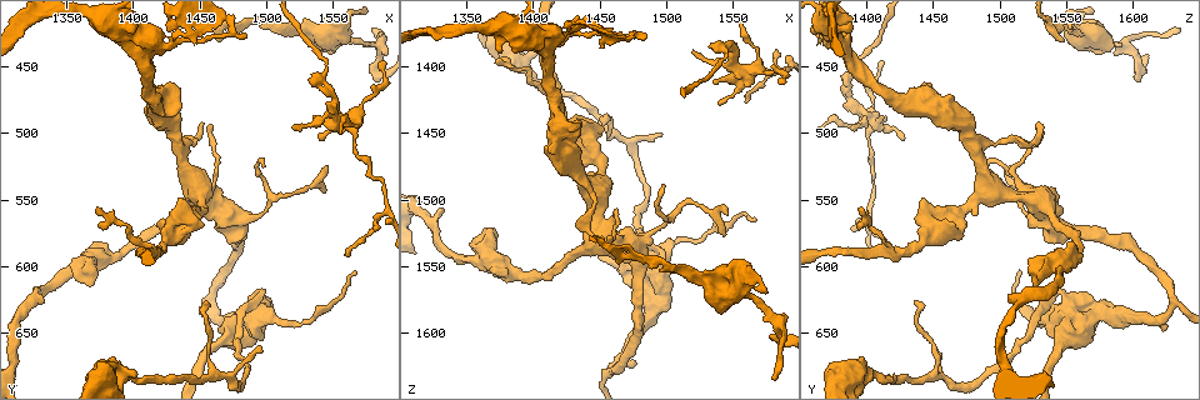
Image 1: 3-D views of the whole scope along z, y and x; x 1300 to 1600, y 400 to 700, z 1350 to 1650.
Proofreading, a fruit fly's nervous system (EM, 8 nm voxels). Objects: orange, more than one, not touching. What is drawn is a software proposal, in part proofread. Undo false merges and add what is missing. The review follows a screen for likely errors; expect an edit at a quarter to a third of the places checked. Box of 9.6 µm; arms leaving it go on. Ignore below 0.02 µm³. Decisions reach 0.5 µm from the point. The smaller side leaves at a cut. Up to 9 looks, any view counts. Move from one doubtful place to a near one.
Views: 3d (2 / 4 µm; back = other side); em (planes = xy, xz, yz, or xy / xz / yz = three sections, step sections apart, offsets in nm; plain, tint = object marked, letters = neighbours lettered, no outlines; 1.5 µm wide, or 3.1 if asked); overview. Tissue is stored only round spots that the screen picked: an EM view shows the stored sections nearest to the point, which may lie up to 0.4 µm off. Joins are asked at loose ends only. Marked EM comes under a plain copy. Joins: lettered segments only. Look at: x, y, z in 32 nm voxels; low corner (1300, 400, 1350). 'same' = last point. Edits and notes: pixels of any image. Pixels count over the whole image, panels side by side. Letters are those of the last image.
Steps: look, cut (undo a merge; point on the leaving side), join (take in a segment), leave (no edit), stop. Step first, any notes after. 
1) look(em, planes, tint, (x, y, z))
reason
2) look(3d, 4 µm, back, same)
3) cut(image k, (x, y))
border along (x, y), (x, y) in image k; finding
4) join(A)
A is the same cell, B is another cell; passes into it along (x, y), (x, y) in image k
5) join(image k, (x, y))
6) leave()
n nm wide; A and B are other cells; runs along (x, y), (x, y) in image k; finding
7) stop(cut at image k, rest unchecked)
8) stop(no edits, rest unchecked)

look(em, planes, letters, (1458, 500, 1532))
touches itself

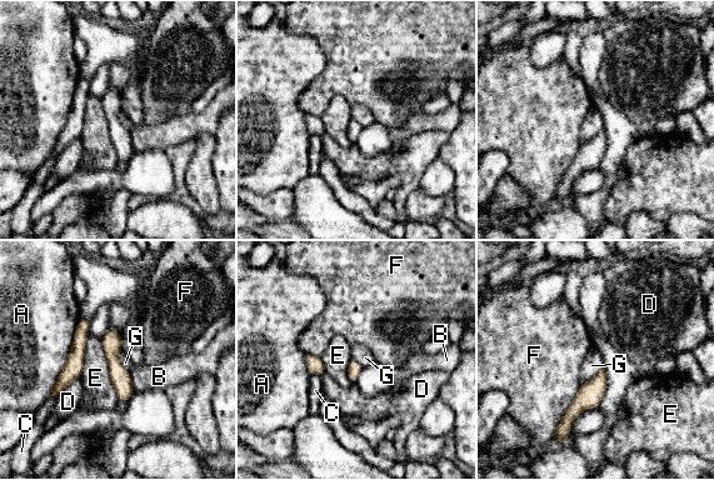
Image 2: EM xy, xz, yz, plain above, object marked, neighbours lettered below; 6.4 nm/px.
leave()
A, B, C, D, E, F and G are other cells; border along (79, 376), (56, 395) in image 2; continuous, no second cell

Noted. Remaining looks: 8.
look(3d, 4 µm, back, (1518, 498, 1388))
tapers out

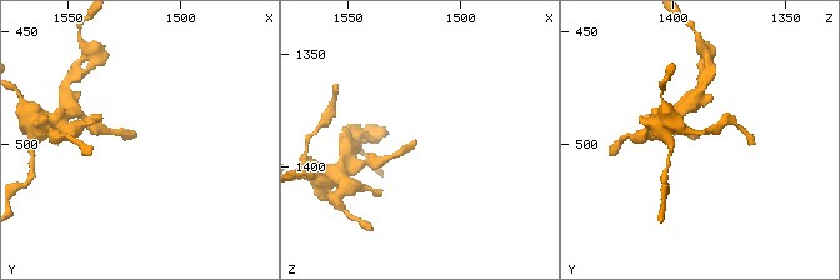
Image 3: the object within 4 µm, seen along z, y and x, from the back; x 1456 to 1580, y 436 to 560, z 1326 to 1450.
look(em, planes, letters, (1519, 497, 1388))

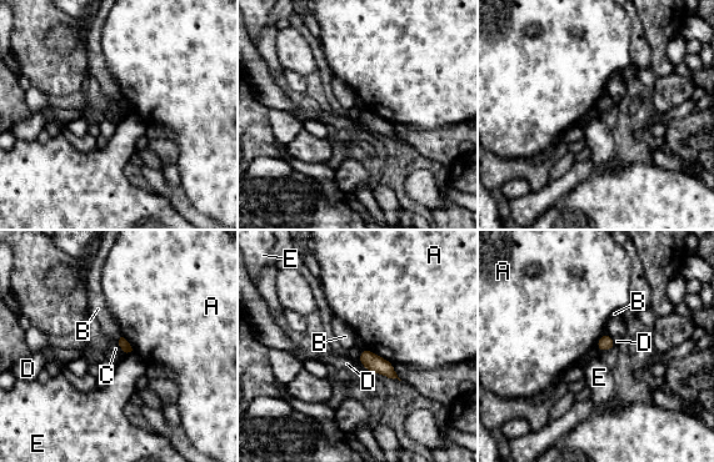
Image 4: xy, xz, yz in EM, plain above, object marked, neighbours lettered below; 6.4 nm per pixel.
leave()
A, B, C, D and E are other cells; border along (118, 342), (123, 350) in image 4; no lettered segment goes on from it

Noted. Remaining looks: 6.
look(em, planes, letters, (1494, 660, 1450))
an open end

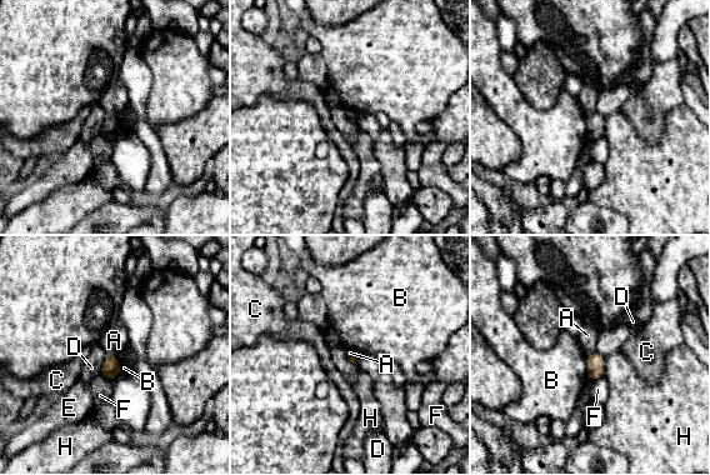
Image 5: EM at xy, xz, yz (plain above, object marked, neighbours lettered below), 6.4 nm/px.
leave()
A, B, C, D, E, F and H are other cells; border along (106, 354), (115, 354), (118, 356) in image 5; none of them fits

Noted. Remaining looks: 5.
look(em, xy, step 4, tint, (1498, 618, 1540))
calibre changes

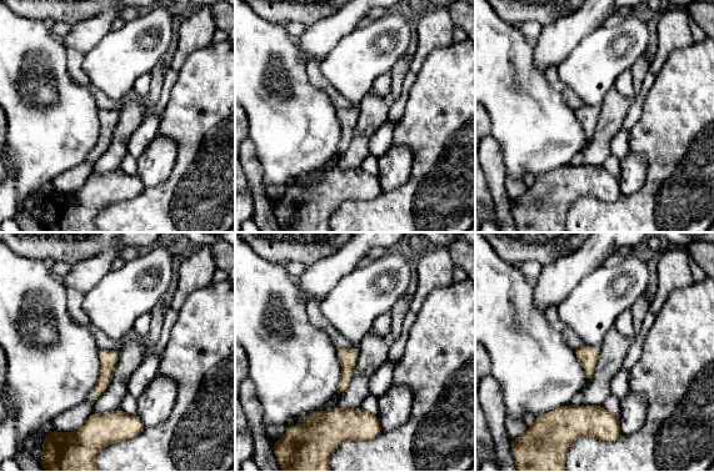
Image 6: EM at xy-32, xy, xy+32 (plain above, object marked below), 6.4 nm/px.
look(em, planes, tint, same)
cut it another way

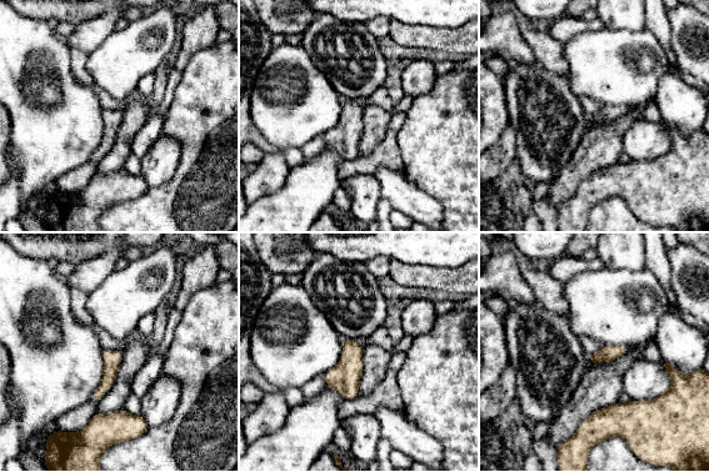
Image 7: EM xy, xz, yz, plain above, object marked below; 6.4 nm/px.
look(em, planes, letters, same)

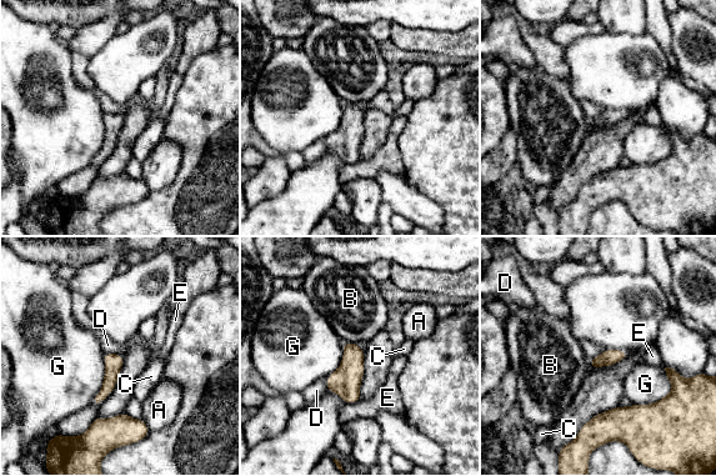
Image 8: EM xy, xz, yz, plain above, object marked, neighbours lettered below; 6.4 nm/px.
leave()
110 nm wide; A, B, C, D, E and G are other cells; continuous, no second cell

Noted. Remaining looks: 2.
stop(no edits, rest unchecked)

